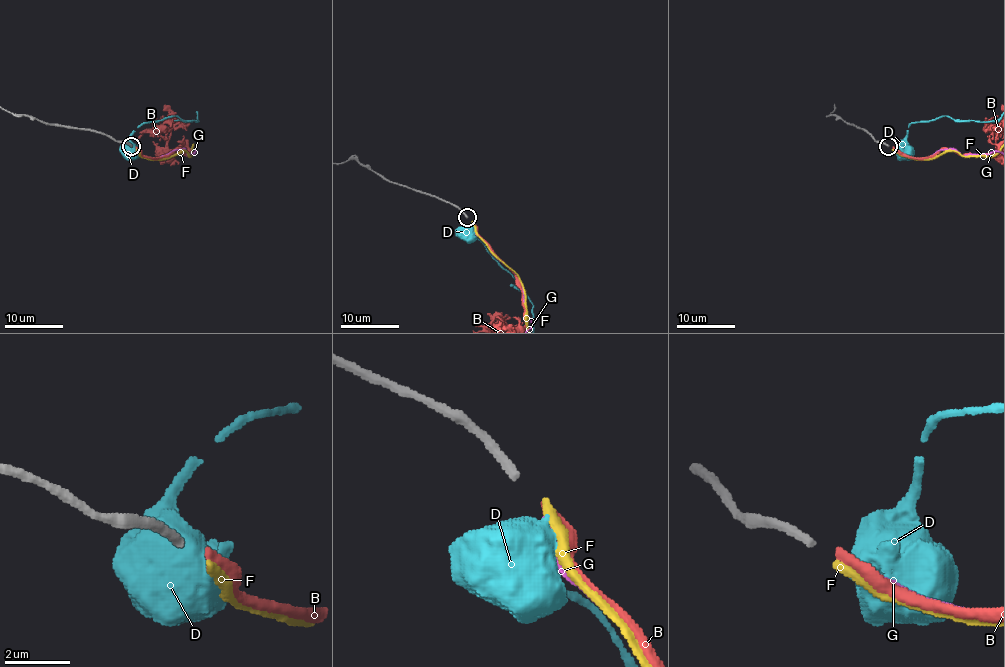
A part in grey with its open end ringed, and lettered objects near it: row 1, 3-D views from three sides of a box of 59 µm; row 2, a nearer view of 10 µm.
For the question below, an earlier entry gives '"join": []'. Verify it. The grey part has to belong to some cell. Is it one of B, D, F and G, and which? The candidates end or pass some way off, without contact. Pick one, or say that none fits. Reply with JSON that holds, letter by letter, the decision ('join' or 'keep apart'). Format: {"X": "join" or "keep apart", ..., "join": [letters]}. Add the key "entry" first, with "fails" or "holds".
{"entry": "fails", "B": "keep apart", "D": "keep apart", "F": "join", "G": "keep apart", "join": ["F"]}

